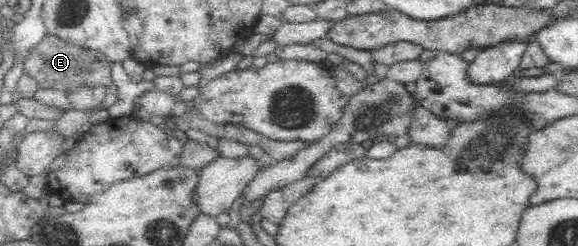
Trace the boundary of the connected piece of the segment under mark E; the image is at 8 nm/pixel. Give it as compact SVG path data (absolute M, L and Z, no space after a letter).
M47 32L39 43L28 49L20 66L25 75L32 77L38 83L39 88L59 89L63 93L71 93L83 87L110 87L112 65L103 50L87 48Z

